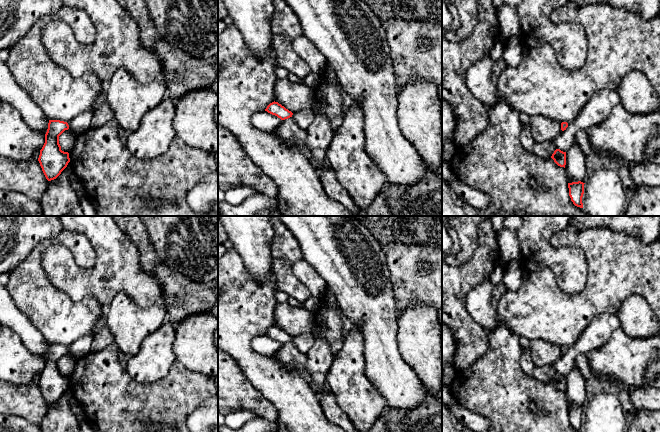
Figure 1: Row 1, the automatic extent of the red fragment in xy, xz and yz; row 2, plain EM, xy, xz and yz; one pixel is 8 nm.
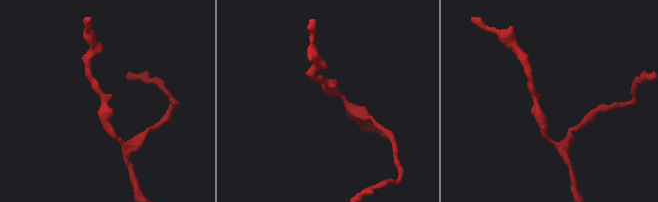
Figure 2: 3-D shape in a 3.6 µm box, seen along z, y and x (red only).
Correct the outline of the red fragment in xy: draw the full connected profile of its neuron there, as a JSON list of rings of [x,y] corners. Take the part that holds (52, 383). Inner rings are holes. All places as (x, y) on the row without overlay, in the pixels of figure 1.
[[[49,344],[45,367],[38,385],[48,405],[56,403],[70,386],[69,377],[61,374],[59,360],[69,353],[67,346]]]

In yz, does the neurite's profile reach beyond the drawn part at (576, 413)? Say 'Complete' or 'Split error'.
Complete

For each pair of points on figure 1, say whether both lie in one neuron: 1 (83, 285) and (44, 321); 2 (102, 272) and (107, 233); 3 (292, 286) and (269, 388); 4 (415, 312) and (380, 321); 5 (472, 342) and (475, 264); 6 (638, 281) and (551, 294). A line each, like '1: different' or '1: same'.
1: different
2: same
3: different
4: different
5: same
6: same

